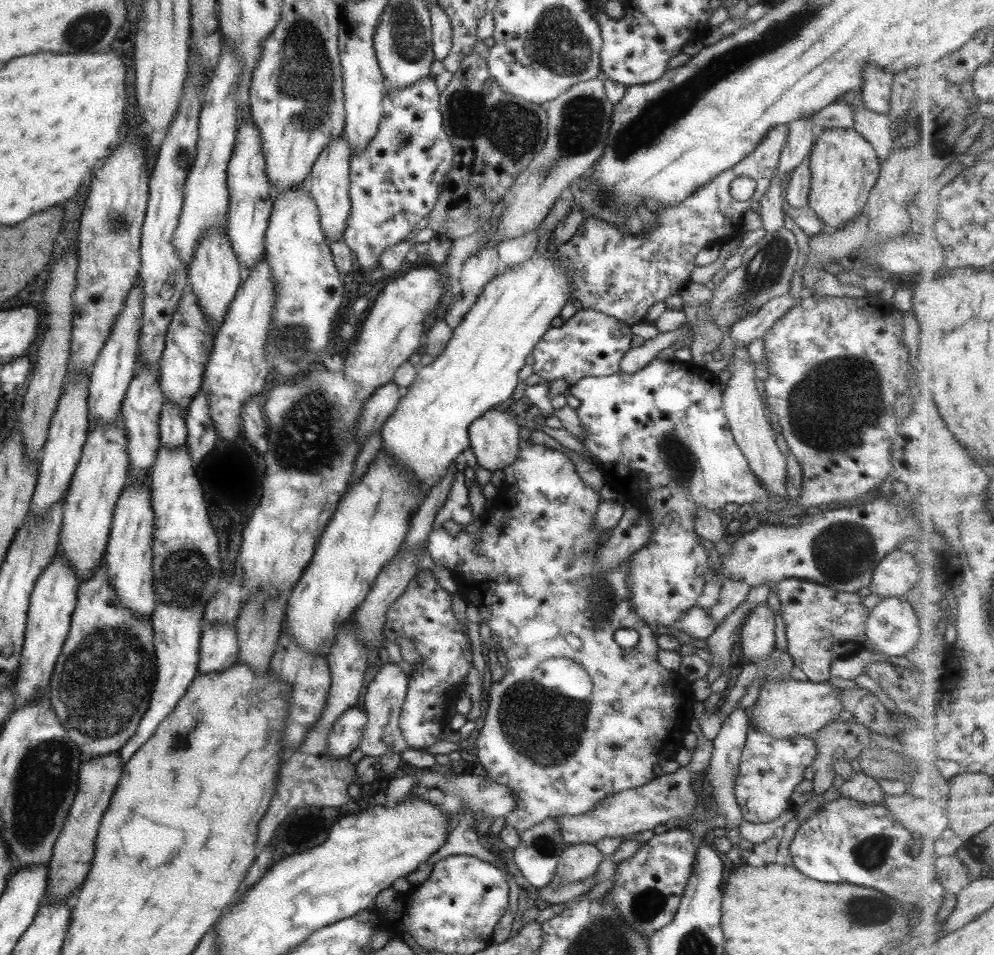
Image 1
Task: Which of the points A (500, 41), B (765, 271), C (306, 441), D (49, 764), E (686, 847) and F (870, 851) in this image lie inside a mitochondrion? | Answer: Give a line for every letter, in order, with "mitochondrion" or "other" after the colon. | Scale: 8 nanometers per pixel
A: other
B: mitochondrion
C: mitochondrion
D: mitochondrion
E: other
F: mitochondrion

